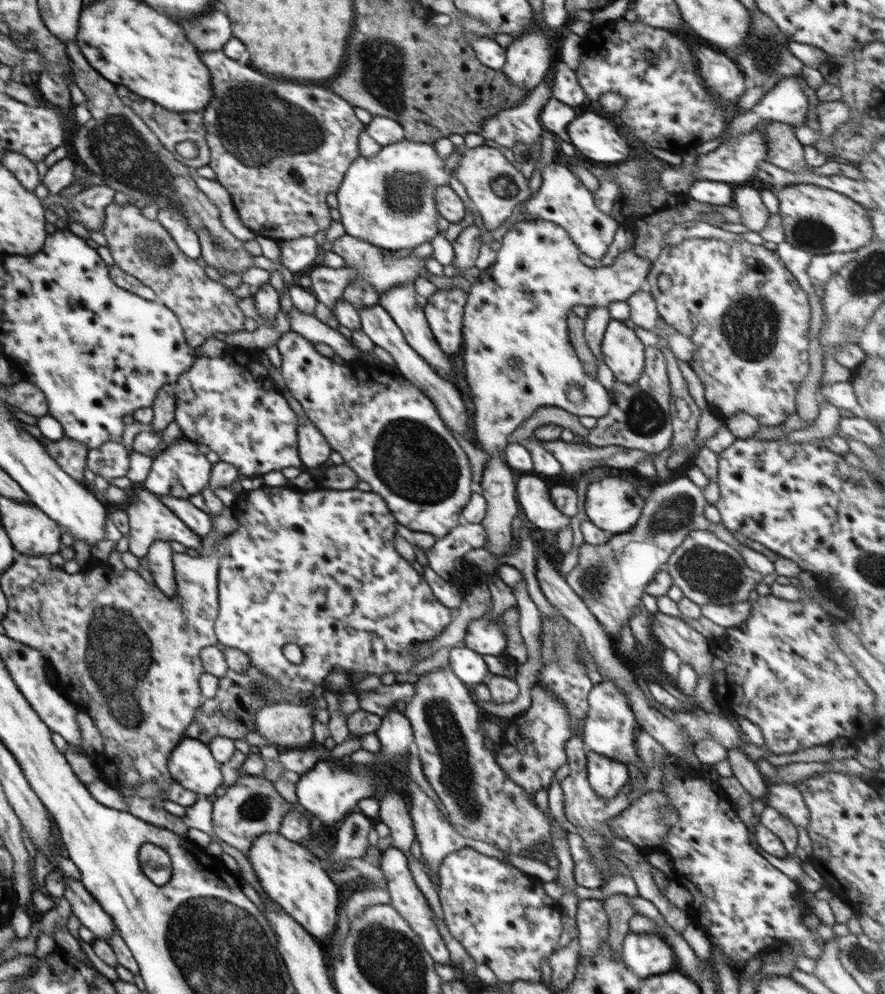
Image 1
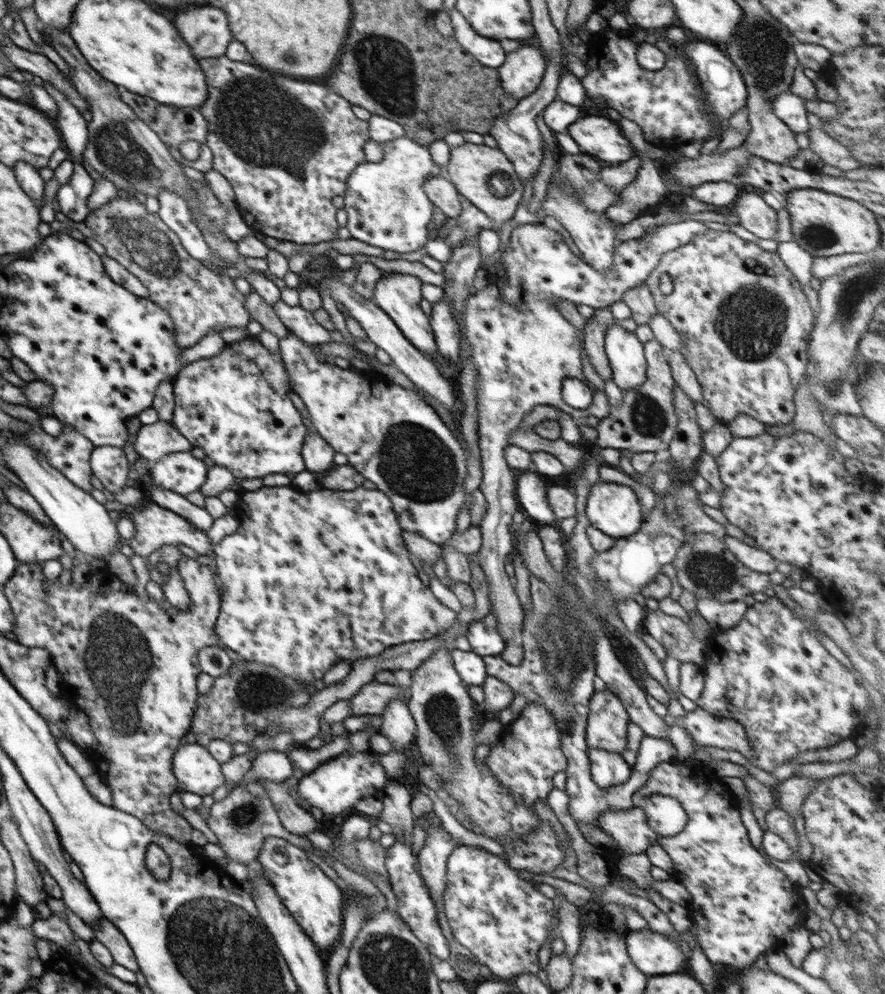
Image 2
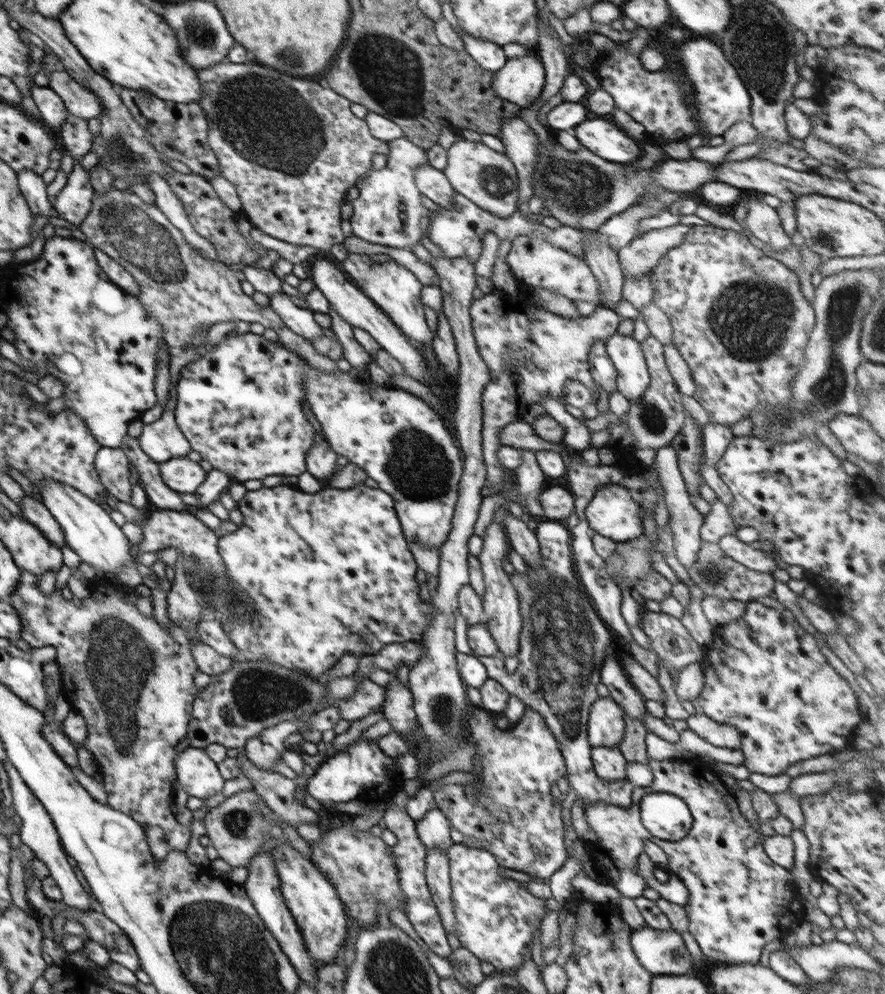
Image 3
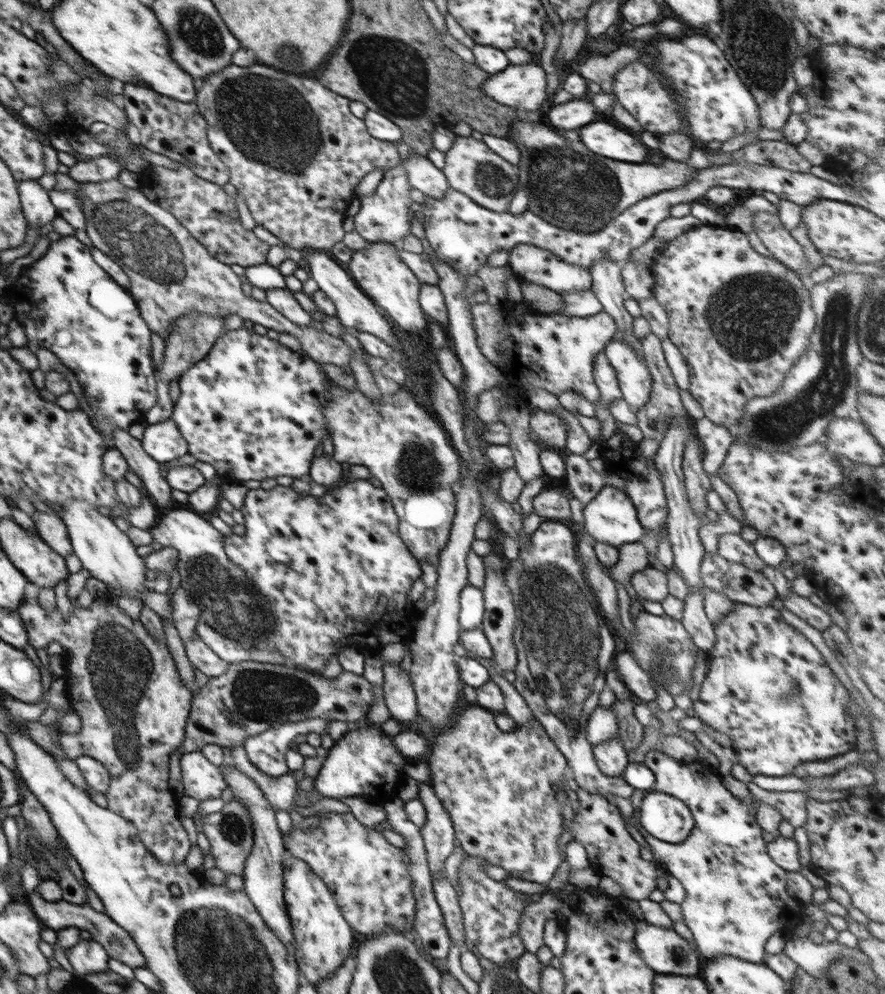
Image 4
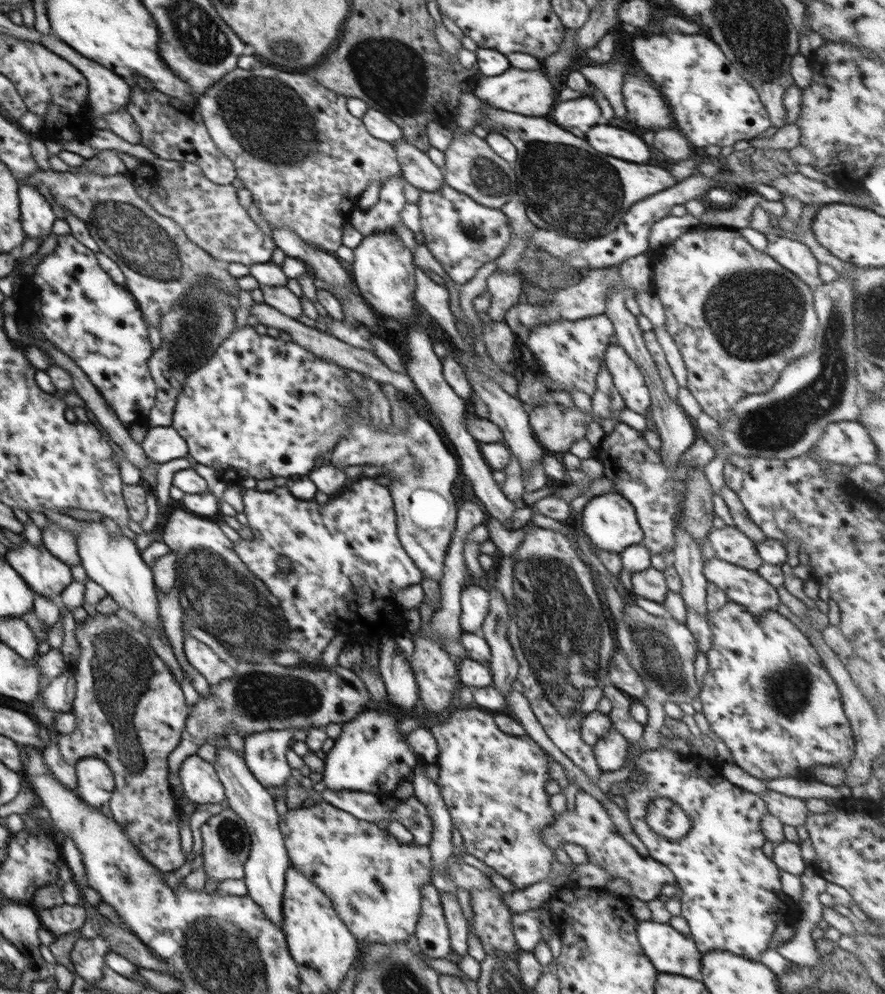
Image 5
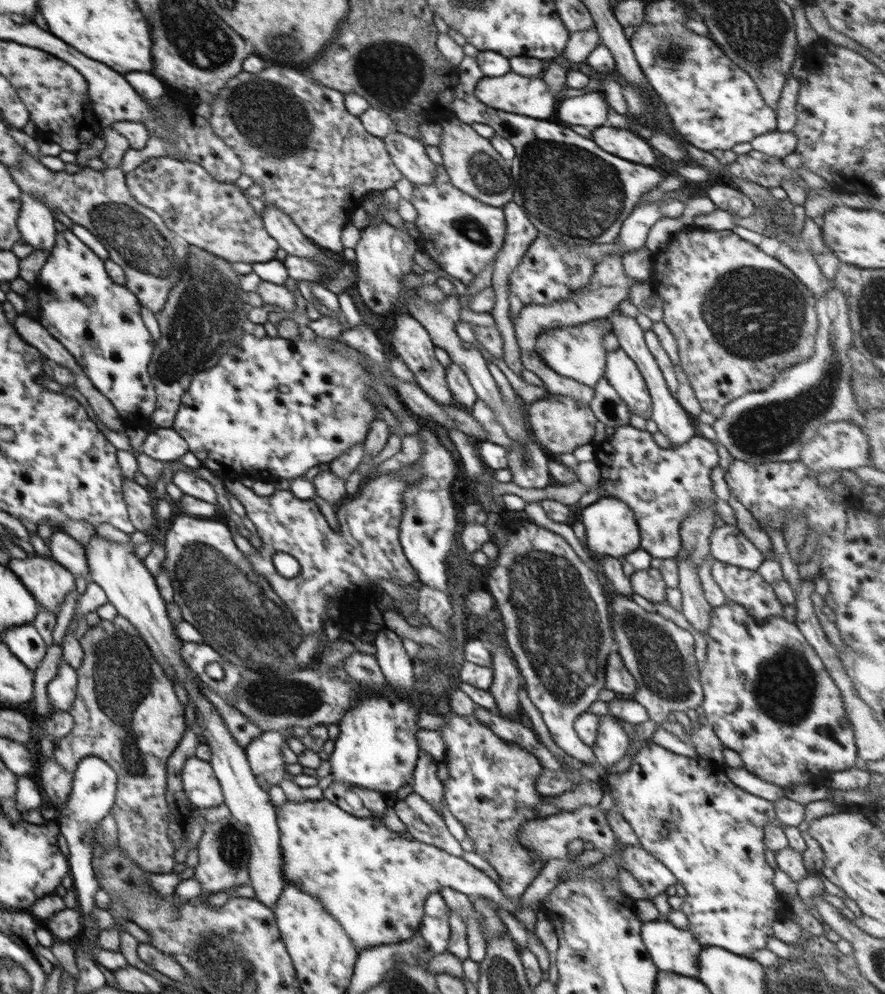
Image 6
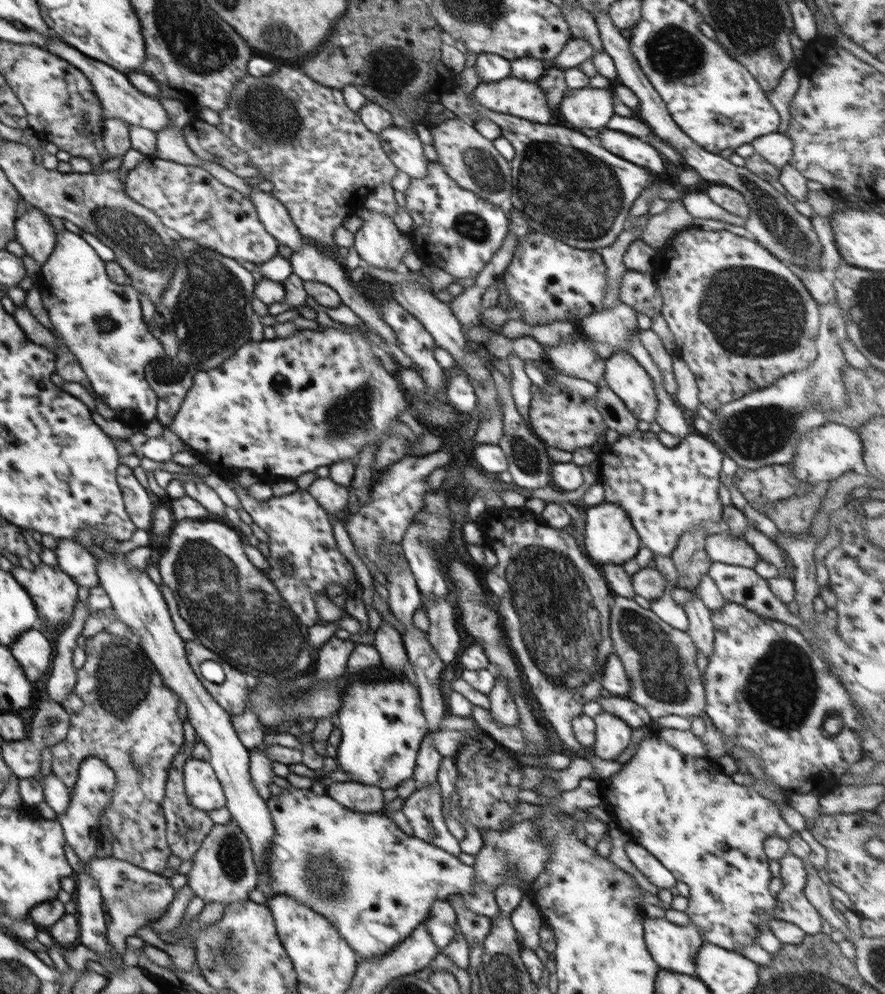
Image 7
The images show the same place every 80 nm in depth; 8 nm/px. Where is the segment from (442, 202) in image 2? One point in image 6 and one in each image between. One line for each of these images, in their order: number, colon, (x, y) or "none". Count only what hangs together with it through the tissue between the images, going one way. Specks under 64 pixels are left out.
3: (433, 183)
4: (422, 174)
5: (416, 167)
6: (408, 154)

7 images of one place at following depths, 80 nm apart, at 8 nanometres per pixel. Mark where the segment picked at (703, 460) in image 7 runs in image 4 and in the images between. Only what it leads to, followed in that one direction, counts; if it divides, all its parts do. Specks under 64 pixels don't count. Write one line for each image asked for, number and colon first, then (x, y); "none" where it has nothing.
4: (622, 457)
5: (638, 473)
6: (662, 486)

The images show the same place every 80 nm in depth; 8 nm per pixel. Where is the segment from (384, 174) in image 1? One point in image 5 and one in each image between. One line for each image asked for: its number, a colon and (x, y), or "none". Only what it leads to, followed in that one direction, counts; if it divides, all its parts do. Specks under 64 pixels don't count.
2: (387, 207)
3: (387, 208)
4: (385, 216)
5: (385, 215)

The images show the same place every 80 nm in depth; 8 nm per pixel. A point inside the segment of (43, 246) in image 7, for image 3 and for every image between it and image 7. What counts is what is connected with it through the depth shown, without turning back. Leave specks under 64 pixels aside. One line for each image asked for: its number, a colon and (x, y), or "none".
3: (31, 185)
4: (36, 203)
5: (37, 216)
6: (35, 221)

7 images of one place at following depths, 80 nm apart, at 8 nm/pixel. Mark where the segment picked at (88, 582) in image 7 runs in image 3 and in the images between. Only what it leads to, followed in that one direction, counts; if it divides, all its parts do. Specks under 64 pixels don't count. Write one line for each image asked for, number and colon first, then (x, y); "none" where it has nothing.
3: (35, 512)
4: (51, 530)
5: (63, 545)
6: (68, 552)

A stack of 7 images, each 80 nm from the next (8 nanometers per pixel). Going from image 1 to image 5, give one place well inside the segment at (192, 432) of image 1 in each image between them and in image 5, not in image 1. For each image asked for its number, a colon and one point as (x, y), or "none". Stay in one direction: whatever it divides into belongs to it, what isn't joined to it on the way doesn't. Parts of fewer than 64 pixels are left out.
2: (235, 406)
3: (240, 406)
4: (252, 408)
5: (264, 407)

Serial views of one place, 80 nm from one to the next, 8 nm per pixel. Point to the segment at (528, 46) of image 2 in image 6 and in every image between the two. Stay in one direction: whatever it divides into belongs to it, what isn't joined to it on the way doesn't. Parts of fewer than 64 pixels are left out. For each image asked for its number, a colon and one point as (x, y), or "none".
3: (521, 80)
4: (522, 87)
5: (528, 92)
6: (528, 96)

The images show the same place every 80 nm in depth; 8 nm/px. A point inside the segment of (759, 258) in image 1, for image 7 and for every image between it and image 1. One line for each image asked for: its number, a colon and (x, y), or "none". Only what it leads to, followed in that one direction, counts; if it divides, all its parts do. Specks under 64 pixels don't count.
2: (745, 323)
3: (740, 320)
4: (741, 320)
5: (739, 318)
6: (739, 317)
7: (742, 319)

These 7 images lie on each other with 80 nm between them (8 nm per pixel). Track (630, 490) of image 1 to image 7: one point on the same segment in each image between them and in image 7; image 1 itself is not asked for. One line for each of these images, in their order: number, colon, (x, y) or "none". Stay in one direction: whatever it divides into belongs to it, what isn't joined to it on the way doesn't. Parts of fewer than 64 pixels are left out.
2: (612, 508)
3: (613, 513)
4: (611, 518)
5: (609, 520)
6: (611, 528)
7: (610, 538)

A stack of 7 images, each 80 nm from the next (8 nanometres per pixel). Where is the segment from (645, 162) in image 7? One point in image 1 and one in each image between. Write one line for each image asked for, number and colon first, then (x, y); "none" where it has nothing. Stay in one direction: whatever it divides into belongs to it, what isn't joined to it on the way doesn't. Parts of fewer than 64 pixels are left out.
1: (594, 136)
2: (600, 137)
3: (601, 137)
4: (604, 139)
5: (616, 142)
6: (621, 143)

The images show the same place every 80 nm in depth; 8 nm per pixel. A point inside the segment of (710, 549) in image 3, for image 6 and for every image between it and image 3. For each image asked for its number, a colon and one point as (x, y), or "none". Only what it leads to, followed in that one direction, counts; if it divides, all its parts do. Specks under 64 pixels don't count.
4: (739, 584)
5: (744, 587)
6: (744, 587)

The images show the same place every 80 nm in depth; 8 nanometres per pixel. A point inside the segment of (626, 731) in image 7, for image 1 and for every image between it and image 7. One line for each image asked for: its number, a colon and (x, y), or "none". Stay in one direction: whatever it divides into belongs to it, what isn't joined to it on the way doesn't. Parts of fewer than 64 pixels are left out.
1: (608, 777)
2: (608, 769)
3: (609, 763)
4: (611, 757)
5: (610, 751)
6: (611, 744)

